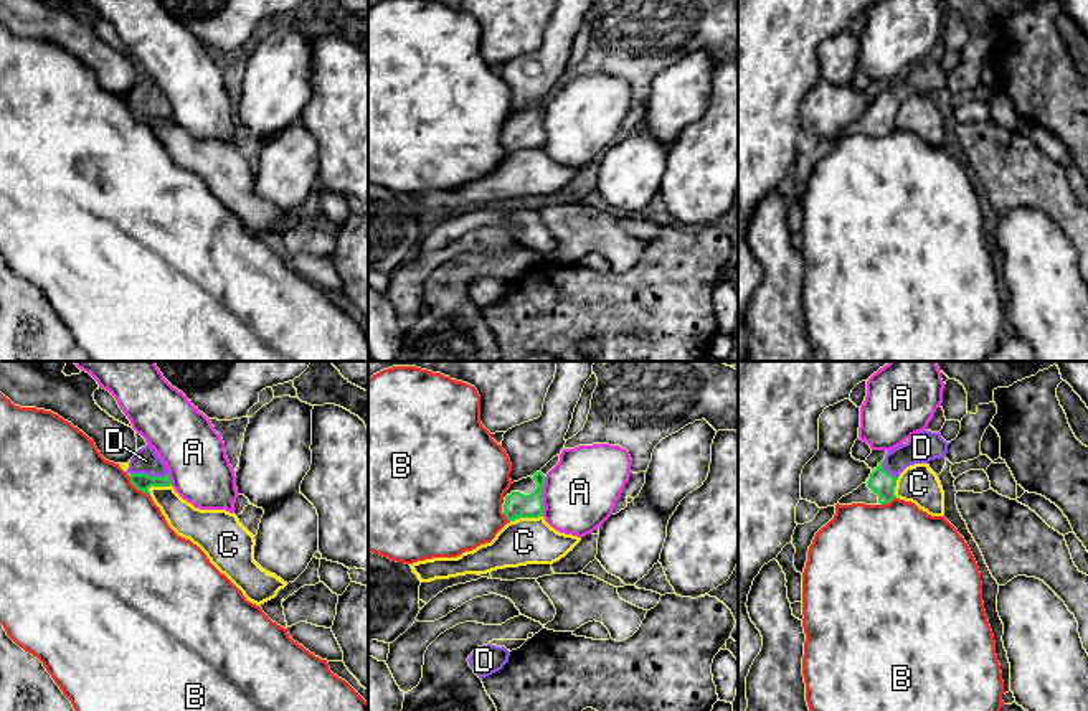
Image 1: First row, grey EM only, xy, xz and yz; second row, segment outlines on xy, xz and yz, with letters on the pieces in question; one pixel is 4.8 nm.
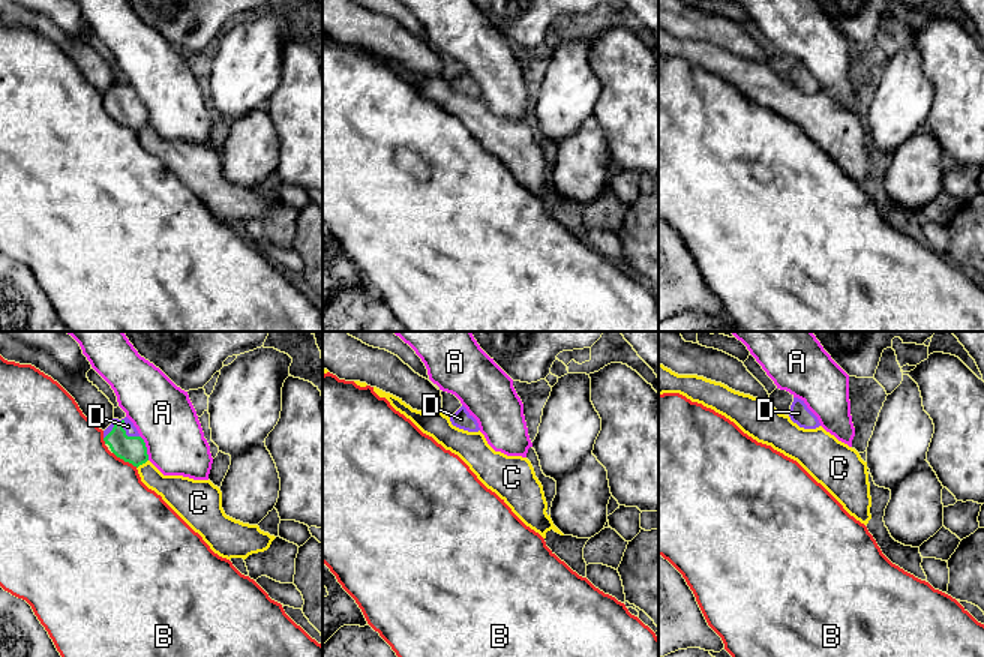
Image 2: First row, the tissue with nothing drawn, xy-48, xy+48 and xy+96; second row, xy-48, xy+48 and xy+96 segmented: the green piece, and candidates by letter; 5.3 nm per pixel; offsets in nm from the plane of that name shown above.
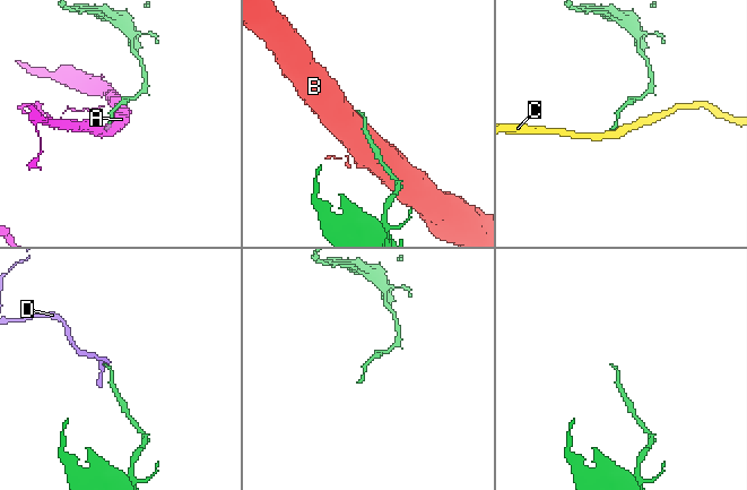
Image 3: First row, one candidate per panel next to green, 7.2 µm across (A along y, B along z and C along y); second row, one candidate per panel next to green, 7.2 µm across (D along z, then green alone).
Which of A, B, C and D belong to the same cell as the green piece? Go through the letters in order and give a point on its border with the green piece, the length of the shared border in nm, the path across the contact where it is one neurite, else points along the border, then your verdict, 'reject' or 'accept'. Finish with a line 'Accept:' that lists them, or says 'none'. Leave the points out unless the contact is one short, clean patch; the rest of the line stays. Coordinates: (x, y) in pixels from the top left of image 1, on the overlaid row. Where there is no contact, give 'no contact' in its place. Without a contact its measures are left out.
A: meets green in xz at (540, 497); contact 190 nm long; reject
B: meets green in xy at (137, 489); contact 150 nm long; reject
C: meets green in xz at (525, 517); contact 160 nm long; border along xz (542, 515), (510, 522); reject
D: meets green in xy at (149, 475); contact 180 nm long; runs through xy (142, 482), (149, 475), (146, 461); accept
Accept: D

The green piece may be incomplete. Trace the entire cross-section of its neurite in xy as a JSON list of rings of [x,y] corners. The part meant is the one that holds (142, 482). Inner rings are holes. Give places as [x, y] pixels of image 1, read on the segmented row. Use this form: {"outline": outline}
{"outline": [[[150,445],[139,449],[129,462],[127,469],[130,483],[150,495],[150,487],[170,487],[172,480],[162,459]]]}

